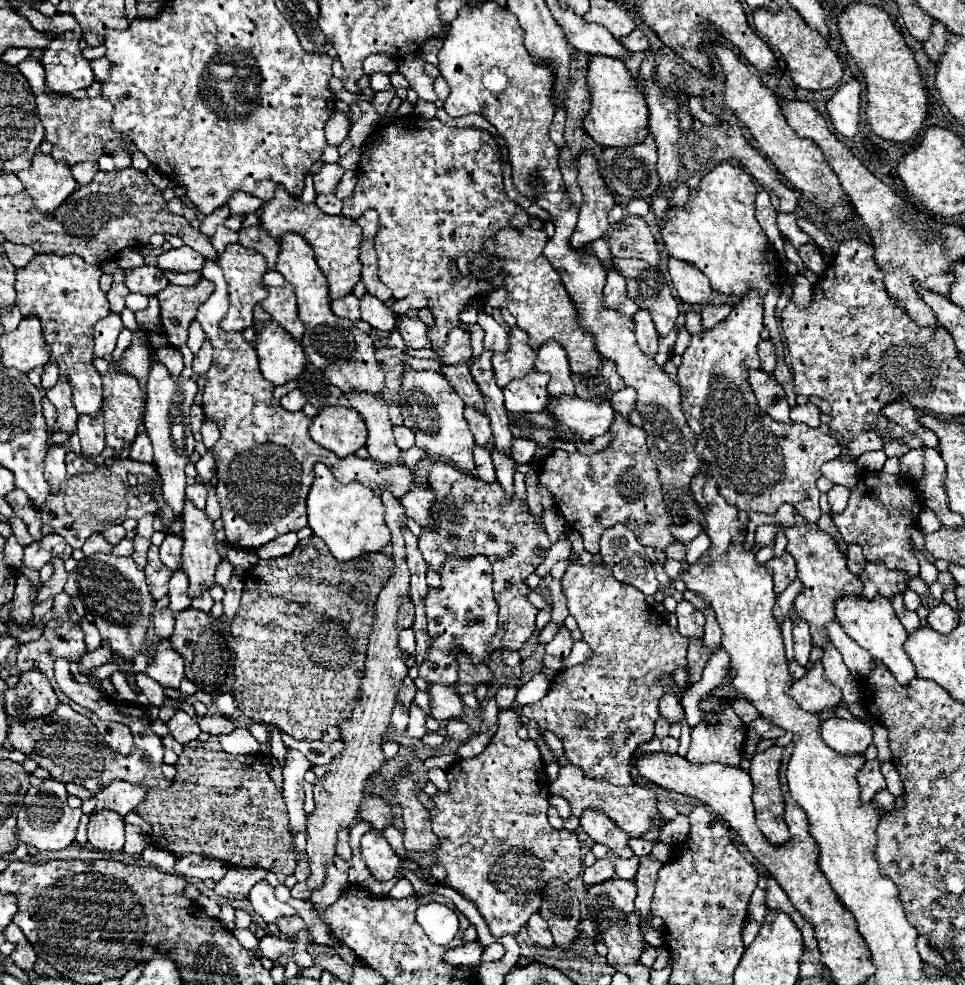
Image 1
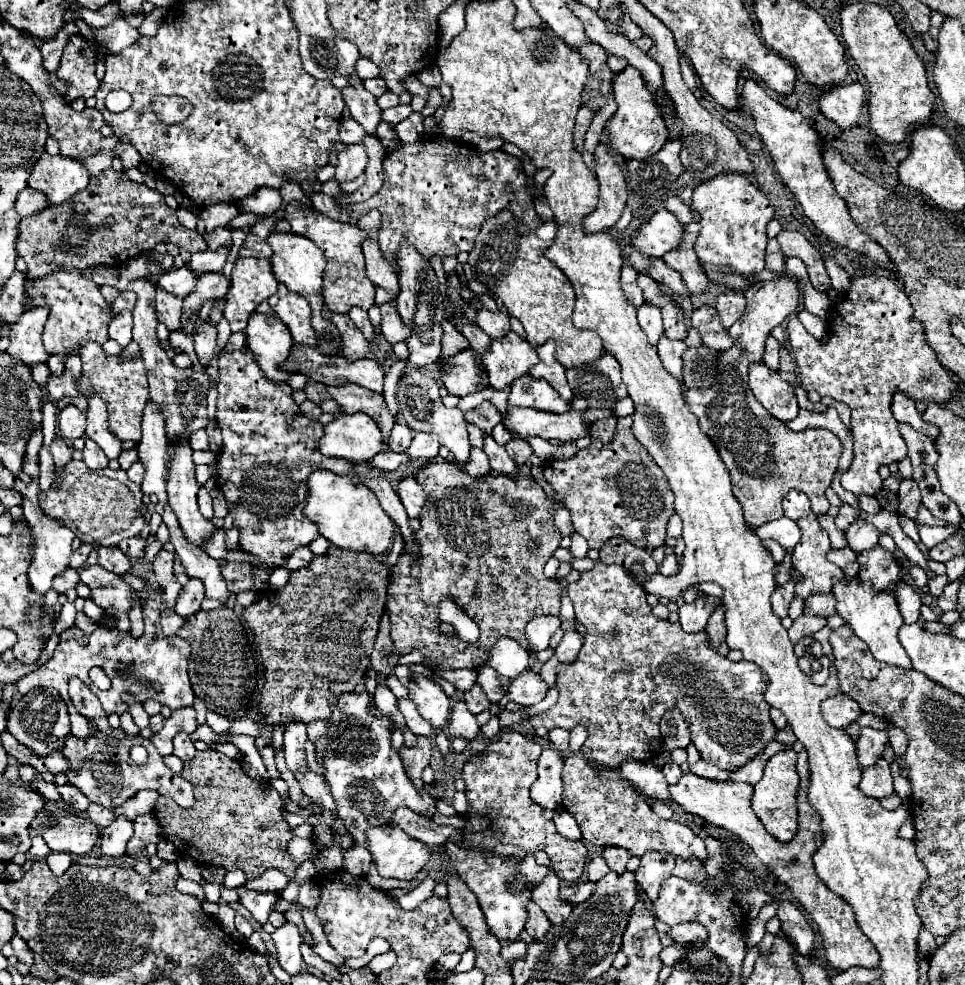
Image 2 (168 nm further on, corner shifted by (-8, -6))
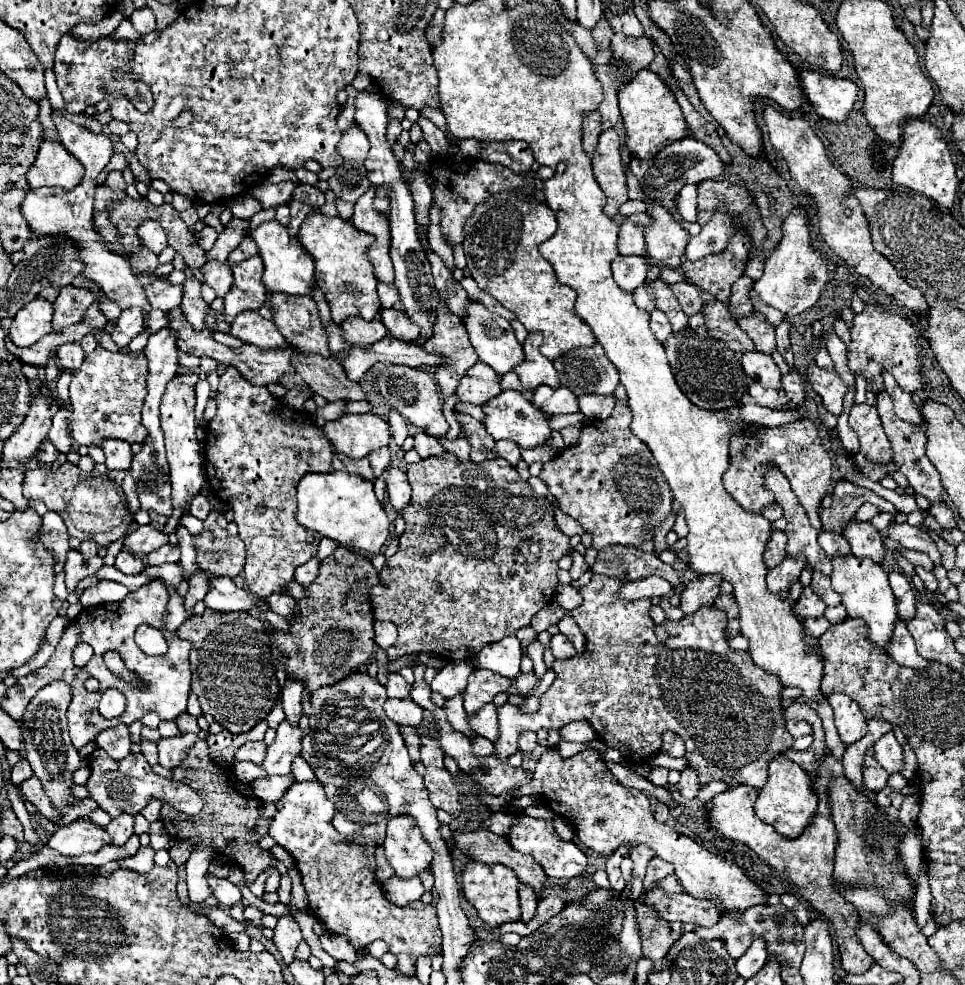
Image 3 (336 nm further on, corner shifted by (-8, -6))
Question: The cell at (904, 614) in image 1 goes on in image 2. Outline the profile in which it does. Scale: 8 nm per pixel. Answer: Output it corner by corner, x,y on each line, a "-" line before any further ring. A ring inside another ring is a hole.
900,582
900,586
896,588
896,598
898,598
898,608
900,608
904,622
906,624
916,622
920,618
920,604
922,602
920,602
920,596
914,590
914,586

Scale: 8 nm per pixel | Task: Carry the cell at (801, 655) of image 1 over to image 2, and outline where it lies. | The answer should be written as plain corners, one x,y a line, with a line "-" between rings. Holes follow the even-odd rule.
812,594
804,604
804,614
814,614
822,618
830,618
832,614
836,614
836,600
832,594

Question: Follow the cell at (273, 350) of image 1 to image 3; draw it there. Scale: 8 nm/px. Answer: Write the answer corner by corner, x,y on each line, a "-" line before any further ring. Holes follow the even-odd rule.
240,312
230,324
230,334
264,350
286,346
286,338
276,330
274,322
264,320
258,312

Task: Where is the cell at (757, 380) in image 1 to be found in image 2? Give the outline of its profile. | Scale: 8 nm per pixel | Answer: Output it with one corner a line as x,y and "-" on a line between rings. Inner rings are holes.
752,364
748,384
756,400
764,404
766,410
778,420
790,422
798,416
798,402
794,388
786,380
782,380
778,372
768,370
768,366
764,364

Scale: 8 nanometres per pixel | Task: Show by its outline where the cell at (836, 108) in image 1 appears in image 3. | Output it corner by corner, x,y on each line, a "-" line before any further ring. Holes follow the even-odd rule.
802,70
800,84
818,116
834,122
850,114
858,96
858,86
852,80
826,76
816,70

